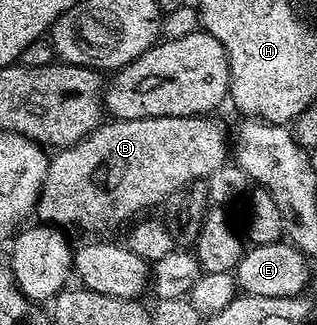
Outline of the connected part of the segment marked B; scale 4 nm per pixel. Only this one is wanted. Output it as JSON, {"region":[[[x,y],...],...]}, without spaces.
{"region":[[[200,115],[197,117],[146,117],[145,119],[125,119],[116,121],[107,119],[100,123],[87,137],[82,138],[73,146],[60,148],[47,163],[47,174],[43,180],[43,186],[39,192],[39,201],[35,205],[34,216],[40,222],[53,225],[56,227],[68,227],[67,225],[76,225],[79,229],[88,229],[91,235],[103,235],[106,229],[113,229],[122,221],[130,222],[142,209],[151,209],[162,206],[163,200],[173,191],[177,191],[182,185],[187,185],[191,181],[202,181],[217,167],[228,164],[229,161],[229,133],[223,130],[223,125],[211,115]]]}

